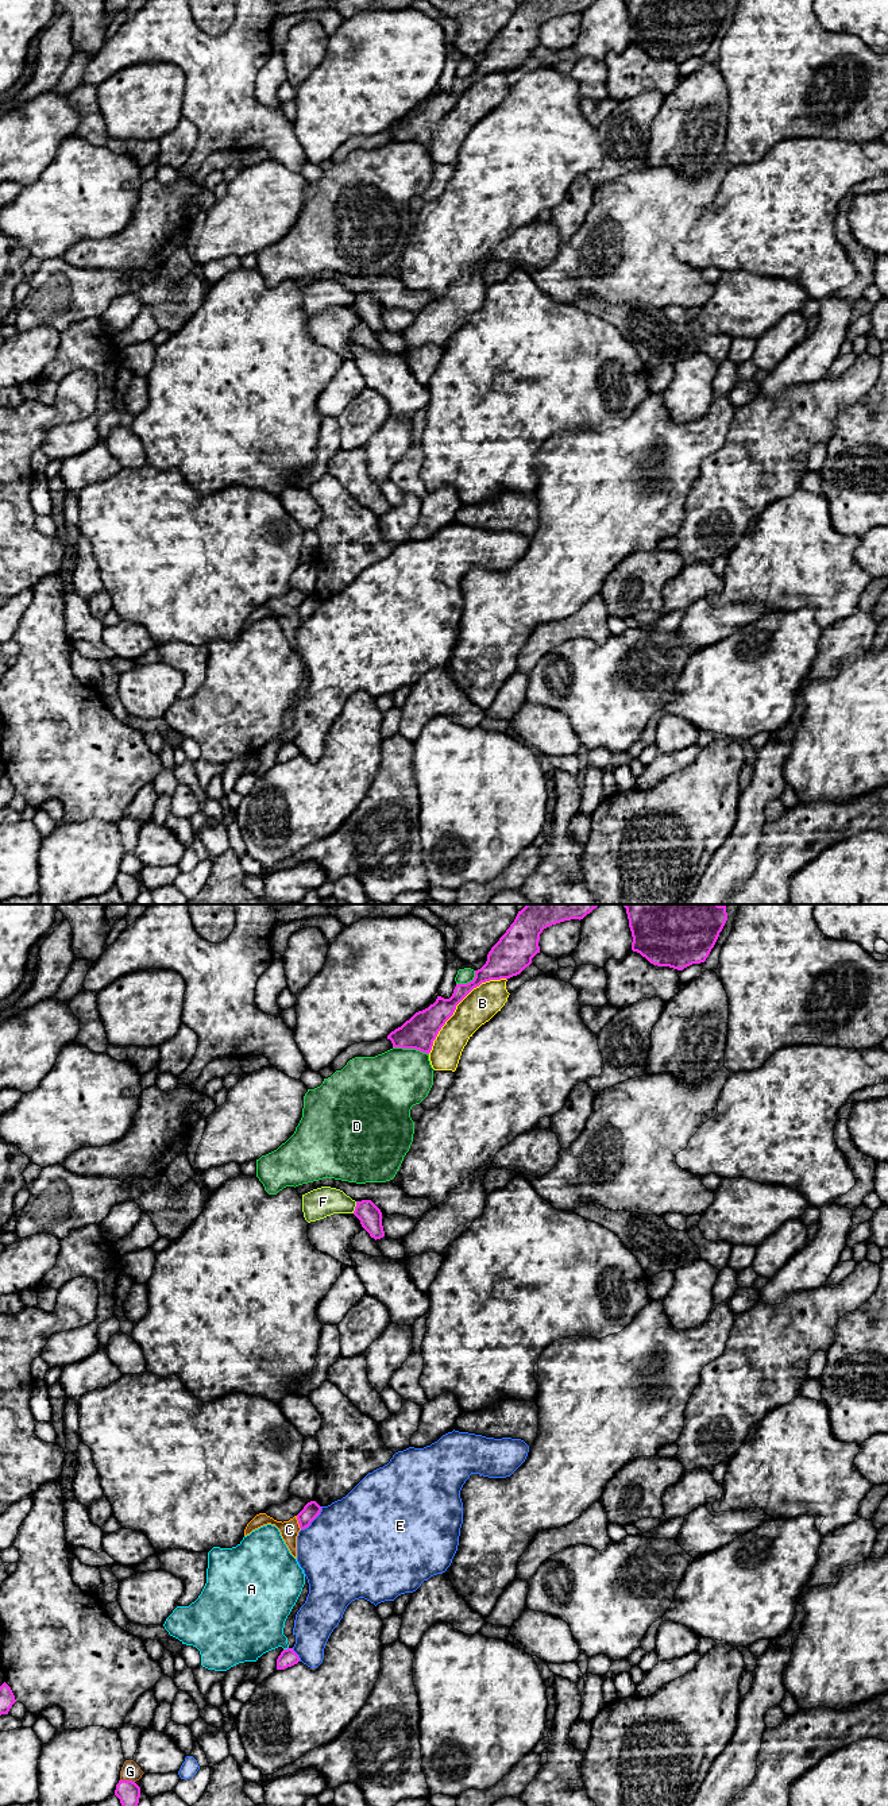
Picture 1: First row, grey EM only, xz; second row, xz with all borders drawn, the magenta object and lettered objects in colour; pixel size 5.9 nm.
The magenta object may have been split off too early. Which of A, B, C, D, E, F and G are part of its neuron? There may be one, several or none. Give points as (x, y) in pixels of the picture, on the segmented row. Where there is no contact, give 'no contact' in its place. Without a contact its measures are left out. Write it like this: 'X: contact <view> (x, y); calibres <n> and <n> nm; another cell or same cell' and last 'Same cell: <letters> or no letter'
A: contact xz (285, 1650); calibres 110 and 380 nm; another cell
B: contact xz (458, 1003); calibres 190 and 200 nm; another cell
C: contact xz (298, 1523); calibres 100 and 110 nm; another cell
D: contact xz (410, 1048); calibres 200 and 380 nm; another cell
E: contact xz (313, 1519); calibres 100 and 500 nm; another cell
F: contact xz (355, 1207); calibres 140 and 180 nm; another cell
G: contact xz (127, 1781); calibres 140 and 110 nm; another cell
Same cell: no letter

